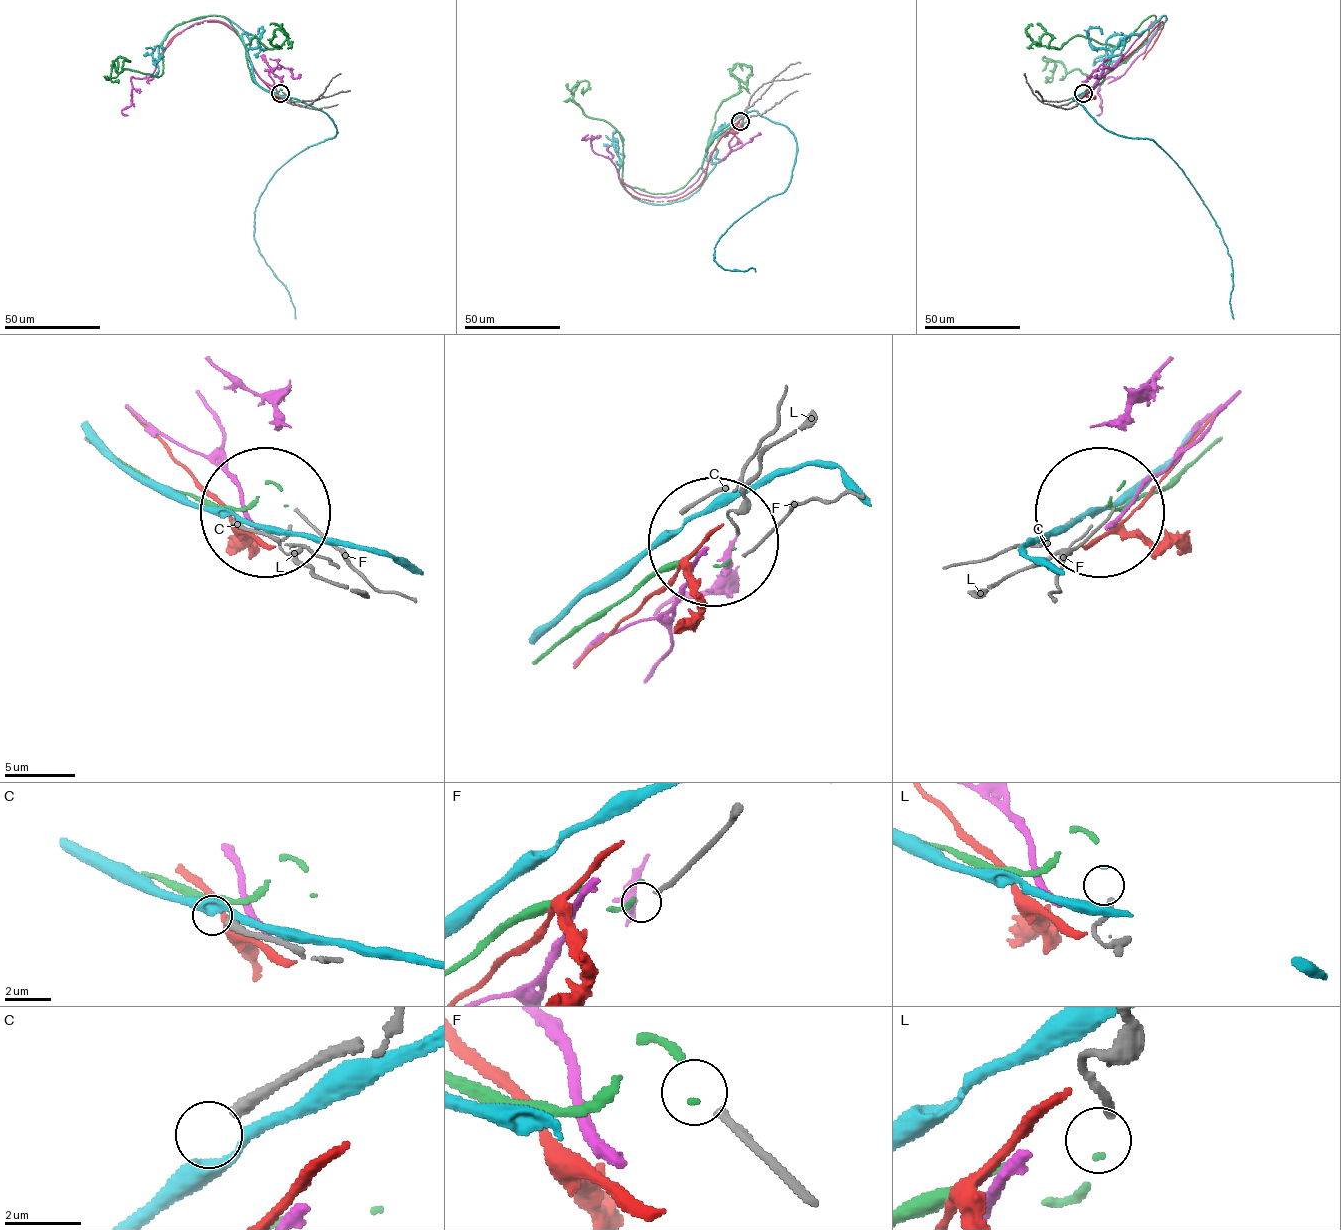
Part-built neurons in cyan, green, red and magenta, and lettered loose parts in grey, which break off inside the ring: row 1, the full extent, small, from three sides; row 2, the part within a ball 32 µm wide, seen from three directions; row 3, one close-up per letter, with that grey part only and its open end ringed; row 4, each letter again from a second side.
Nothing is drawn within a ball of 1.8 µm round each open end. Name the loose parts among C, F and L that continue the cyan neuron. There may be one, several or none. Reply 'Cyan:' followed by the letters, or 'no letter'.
Cyan: no letter

